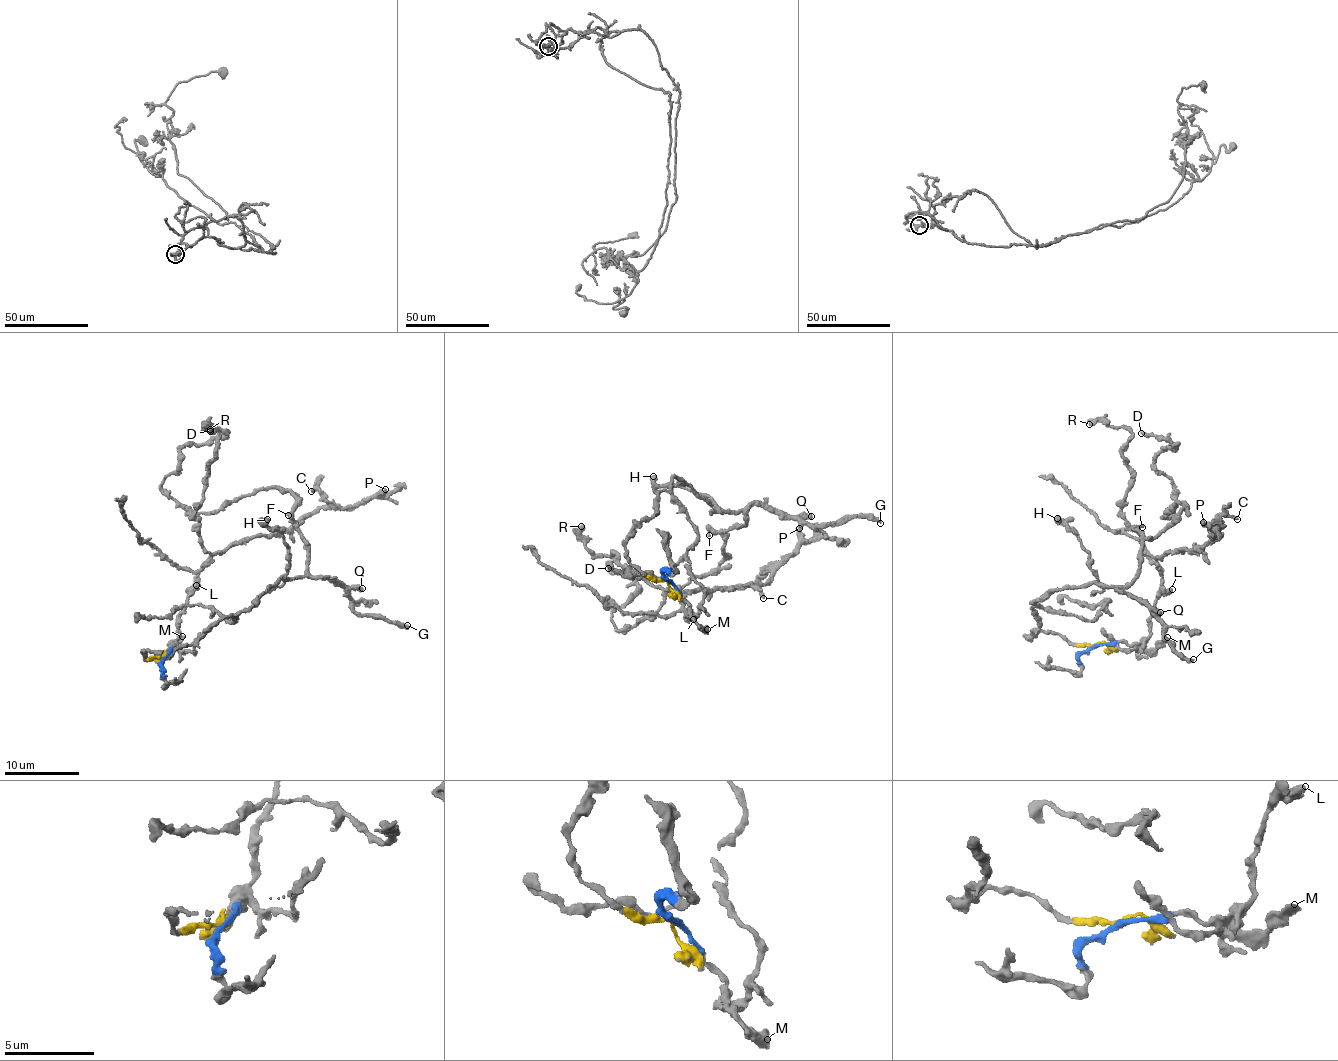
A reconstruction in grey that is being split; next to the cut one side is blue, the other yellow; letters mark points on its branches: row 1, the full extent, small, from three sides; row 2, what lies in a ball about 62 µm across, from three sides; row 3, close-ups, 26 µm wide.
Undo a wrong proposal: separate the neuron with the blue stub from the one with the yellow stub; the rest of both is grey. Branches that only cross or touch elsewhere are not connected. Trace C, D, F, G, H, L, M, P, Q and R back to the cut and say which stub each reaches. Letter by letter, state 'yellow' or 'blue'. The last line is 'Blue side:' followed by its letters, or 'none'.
C: blue
D: yellow
F: yellow
G: yellow
H: yellow
L: blue
M: blue
P: blue
Q: yellow
R: blue
Blue side: C, L, M, P, R

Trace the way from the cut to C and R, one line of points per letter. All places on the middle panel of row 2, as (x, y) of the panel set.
C: (667, 581), (695, 617), (680, 609), (685, 593), (768, 583), (771, 572), (760, 581), (763, 597)
R: (667, 581), (695, 617), (680, 609), (679, 594), (654, 586), (619, 566), (615, 553), (591, 553), (581, 525)

